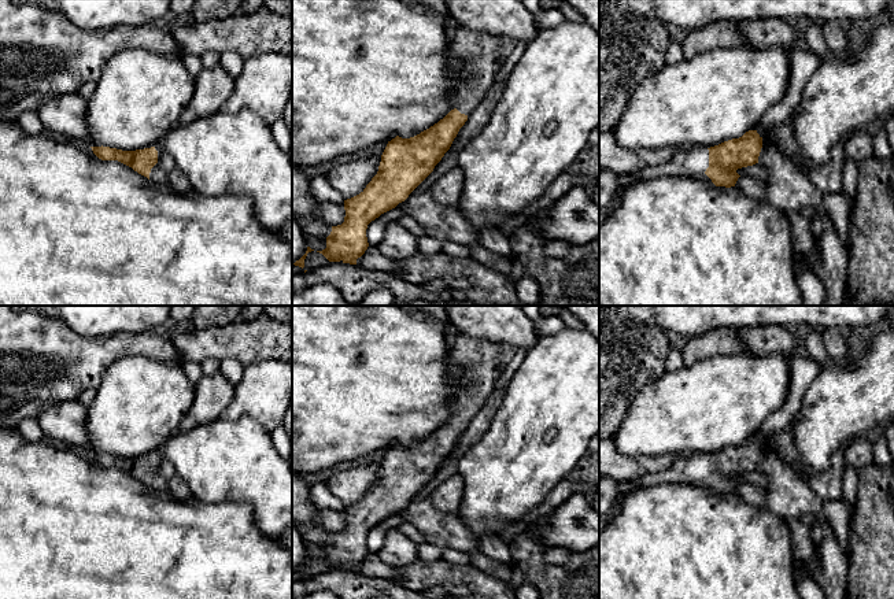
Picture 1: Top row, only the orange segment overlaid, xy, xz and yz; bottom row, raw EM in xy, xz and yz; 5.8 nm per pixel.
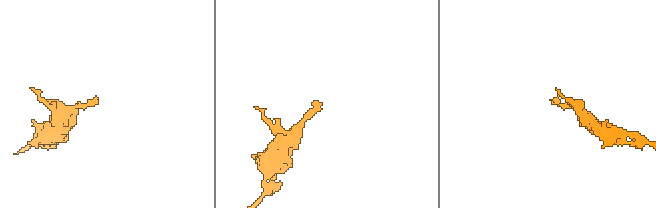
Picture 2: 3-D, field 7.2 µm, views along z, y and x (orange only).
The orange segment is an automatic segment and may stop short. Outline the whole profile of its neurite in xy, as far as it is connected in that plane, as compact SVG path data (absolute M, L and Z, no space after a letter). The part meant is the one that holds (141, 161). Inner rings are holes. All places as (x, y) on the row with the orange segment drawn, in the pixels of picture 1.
M90 147L93 154L101 160L118 160L129 167L132 167L138 174L147 177L154 184L159 186L166 186L167 173L163 171L158 163L158 151L155 147L136 149L136 151L122 151L110 147Z

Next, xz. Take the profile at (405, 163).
M455 25L450 55L470 74L455 82L455 108L420 134L388 141L377 174L357 196L344 200L344 222L332 226L326 248L317 251L329 262L357 265L369 247L367 225L395 208L433 171L450 149L468 115L484 99L500 67L503 37L477 34Z

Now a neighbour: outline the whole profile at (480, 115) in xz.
M509 77L502 78L499 82L492 84L487 90L484 99L479 106L468 115L468 121L459 129L457 137L454 138L450 149L447 152L458 152L469 143L469 140L476 136L490 121L491 114L500 100L502 93L506 88Z

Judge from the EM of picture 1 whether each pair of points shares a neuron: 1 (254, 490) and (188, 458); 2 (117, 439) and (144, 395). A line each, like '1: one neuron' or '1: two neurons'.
1: one neuron
2: one neuron

